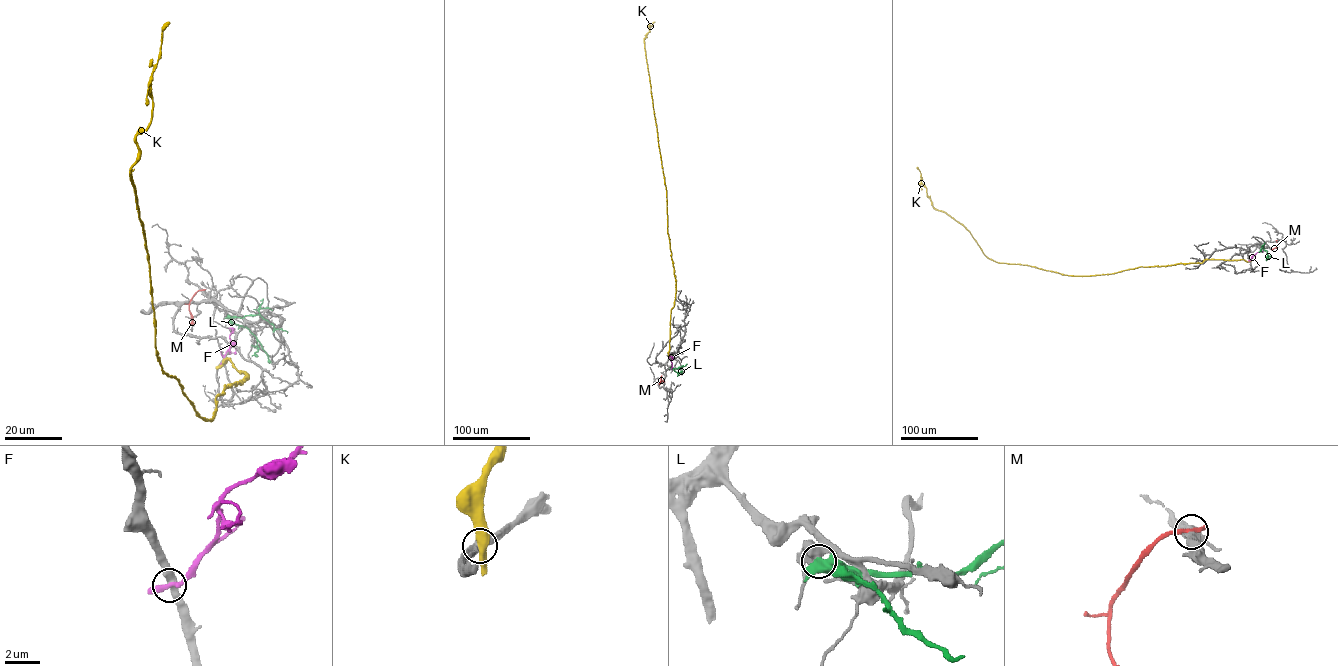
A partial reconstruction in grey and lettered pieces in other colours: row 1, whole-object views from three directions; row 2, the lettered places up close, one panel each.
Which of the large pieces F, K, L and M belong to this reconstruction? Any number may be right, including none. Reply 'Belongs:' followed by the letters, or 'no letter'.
Belongs: no letter

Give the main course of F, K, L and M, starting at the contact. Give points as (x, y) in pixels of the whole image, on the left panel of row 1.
F: (222, 363), (232, 344), (229, 335), (232, 332), (228, 328)
K: (219, 365), (229, 359), (247, 374), (225, 386), (205, 420), (157, 358), (131, 169), (168, 21)
L: (227, 315), (260, 314), (276, 329), (287, 333)
M: (202, 290), (198, 290), (189, 301), (192, 322), (194, 322)

